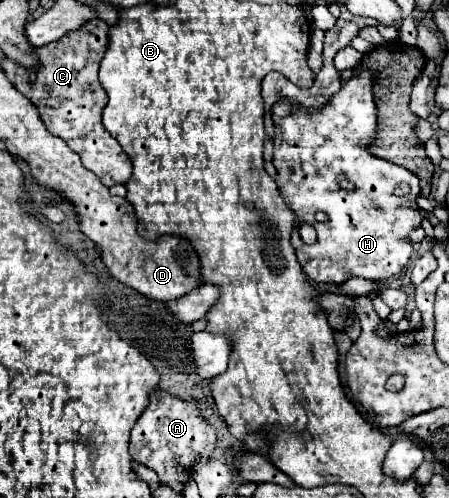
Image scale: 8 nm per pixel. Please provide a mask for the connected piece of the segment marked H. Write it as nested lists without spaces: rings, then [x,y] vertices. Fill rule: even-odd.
[[[364,69],[358,77],[342,81],[338,93],[330,97],[326,105],[320,109],[306,109],[304,105],[290,103],[286,97],[280,97],[272,105],[272,121],[276,125],[276,139],[274,139],[274,167],[278,169],[278,187],[286,199],[286,203],[296,213],[296,225],[310,223],[318,233],[318,243],[306,245],[298,231],[292,233],[292,245],[298,255],[298,263],[302,271],[316,283],[342,283],[350,277],[364,277],[370,281],[380,281],[398,275],[410,255],[412,243],[408,233],[420,227],[422,217],[416,207],[408,203],[416,203],[420,187],[418,177],[386,159],[374,157],[370,153],[370,145],[378,131],[376,119],[376,103],[372,95],[376,71]],[[316,211],[324,211],[328,221],[316,223]]]

